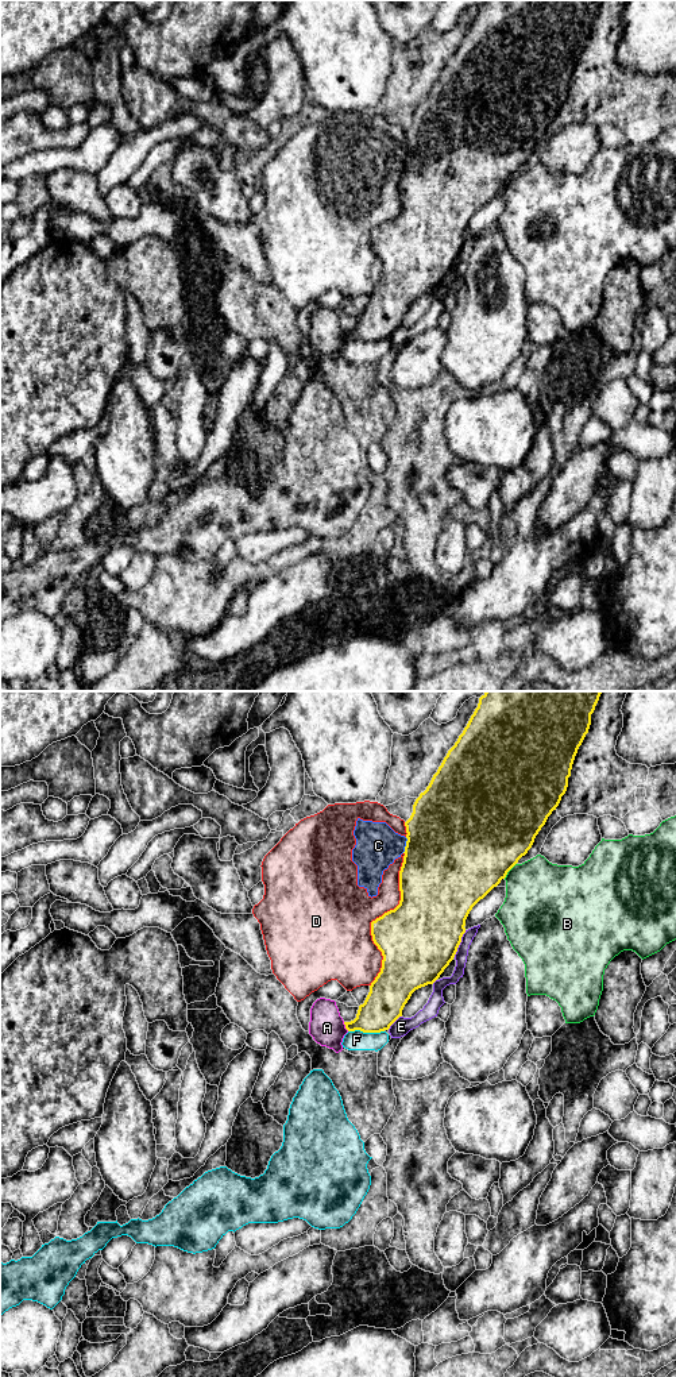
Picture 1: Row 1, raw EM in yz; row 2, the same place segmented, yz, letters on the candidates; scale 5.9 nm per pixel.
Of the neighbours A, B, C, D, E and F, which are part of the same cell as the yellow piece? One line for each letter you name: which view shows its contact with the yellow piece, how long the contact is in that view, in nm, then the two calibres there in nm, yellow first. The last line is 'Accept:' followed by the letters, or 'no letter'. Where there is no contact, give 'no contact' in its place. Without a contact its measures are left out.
Accept: no letter

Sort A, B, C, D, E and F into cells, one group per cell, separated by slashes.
A / B / C D / E / F

